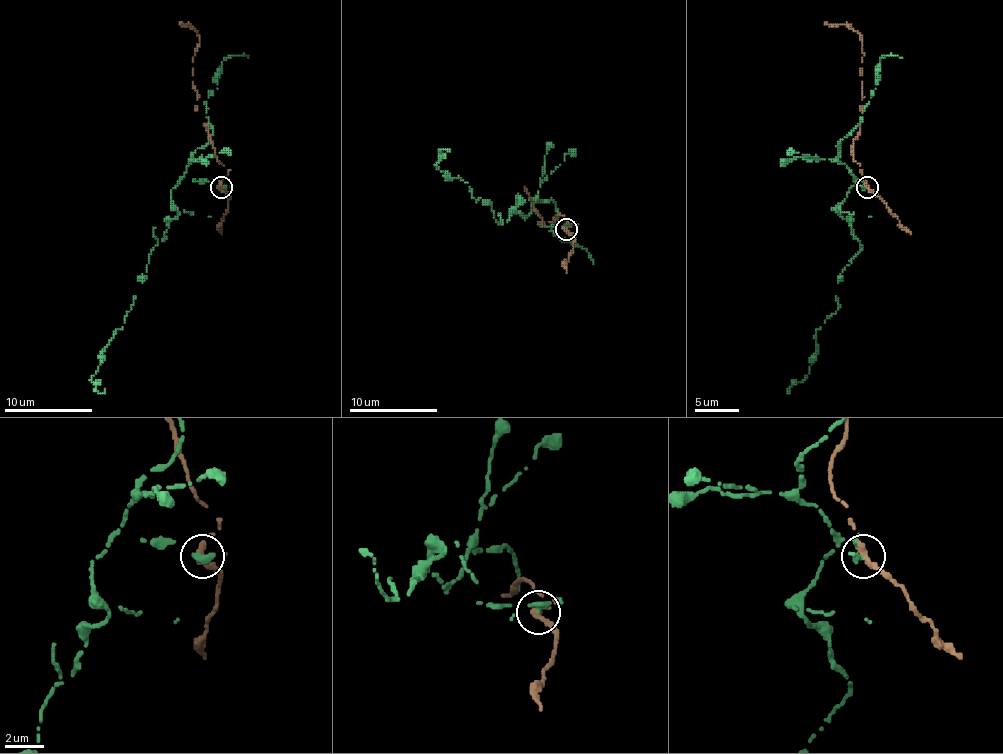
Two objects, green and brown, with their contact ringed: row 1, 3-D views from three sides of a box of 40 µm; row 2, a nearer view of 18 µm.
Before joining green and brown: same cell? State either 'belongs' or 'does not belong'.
does not belong

